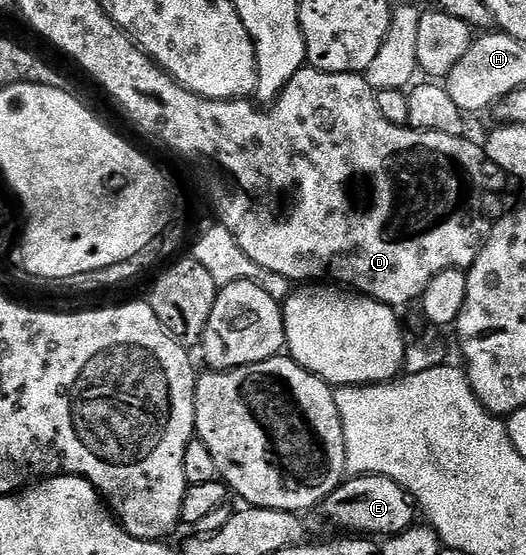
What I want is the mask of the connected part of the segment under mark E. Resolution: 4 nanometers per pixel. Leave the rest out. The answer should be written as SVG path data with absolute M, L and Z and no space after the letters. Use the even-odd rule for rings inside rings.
M382 474L349 476L331 492L319 507L337 526L357 536L392 536L411 528L418 521L419 507L403 484L395 484Z

